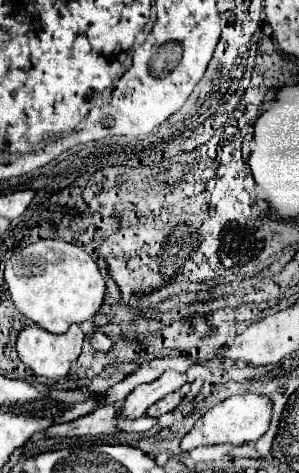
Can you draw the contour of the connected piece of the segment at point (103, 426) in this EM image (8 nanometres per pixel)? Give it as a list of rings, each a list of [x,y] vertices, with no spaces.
[[[106,405],[106,407],[98,407],[92,413],[78,417],[70,423],[60,423],[60,425],[52,425],[50,429],[46,429],[44,433],[48,437],[84,437],[84,435],[108,435],[108,433],[116,433],[116,405]]]

